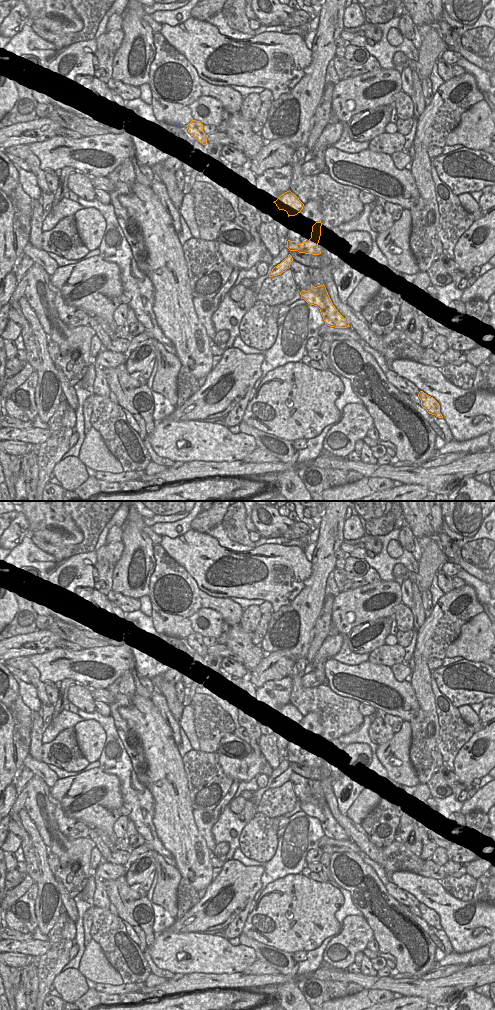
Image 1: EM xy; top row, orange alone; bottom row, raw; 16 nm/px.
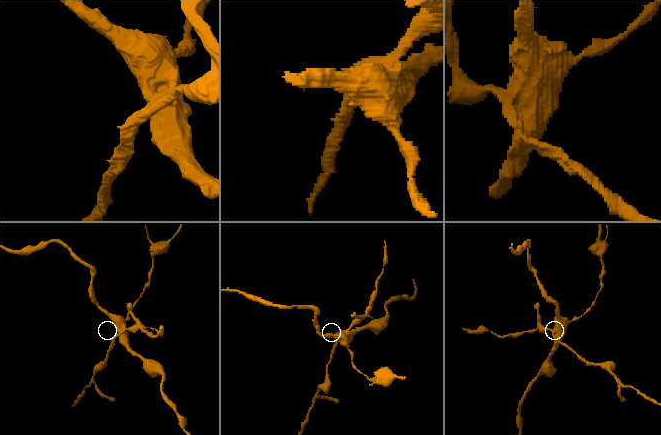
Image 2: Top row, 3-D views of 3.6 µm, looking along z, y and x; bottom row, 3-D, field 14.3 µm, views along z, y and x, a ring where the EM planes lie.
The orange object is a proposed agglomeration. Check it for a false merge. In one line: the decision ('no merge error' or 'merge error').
merge error

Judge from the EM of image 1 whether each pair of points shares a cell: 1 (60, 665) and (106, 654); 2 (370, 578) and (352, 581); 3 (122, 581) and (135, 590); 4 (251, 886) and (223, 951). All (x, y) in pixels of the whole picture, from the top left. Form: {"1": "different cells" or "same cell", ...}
{"1": "same cell", "2": "same cell", "3": "same cell", "4": "different cells"}

